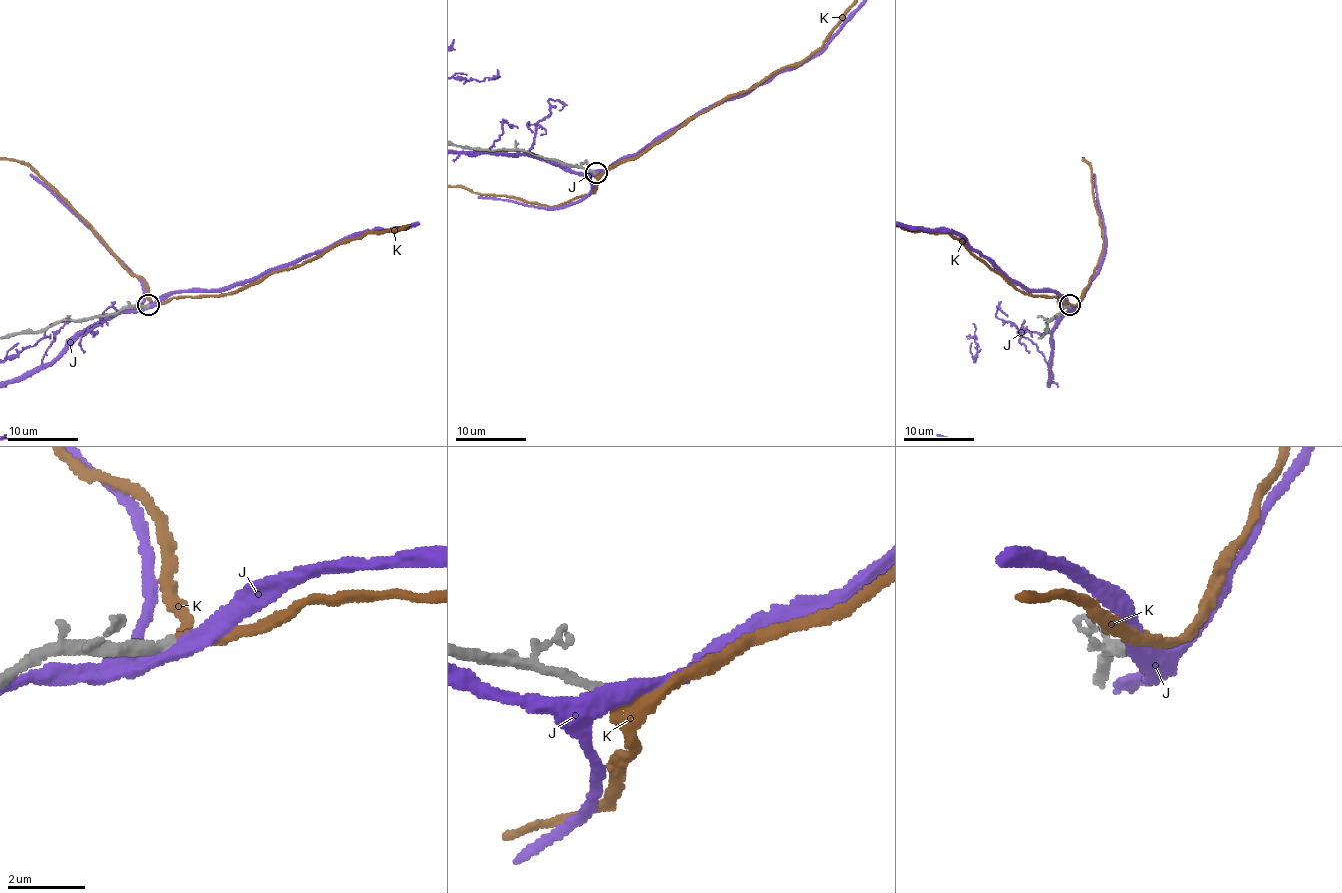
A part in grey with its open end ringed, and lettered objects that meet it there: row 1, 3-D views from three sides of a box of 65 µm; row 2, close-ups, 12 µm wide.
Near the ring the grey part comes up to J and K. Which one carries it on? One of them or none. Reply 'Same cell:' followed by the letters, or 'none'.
Same cell: K

